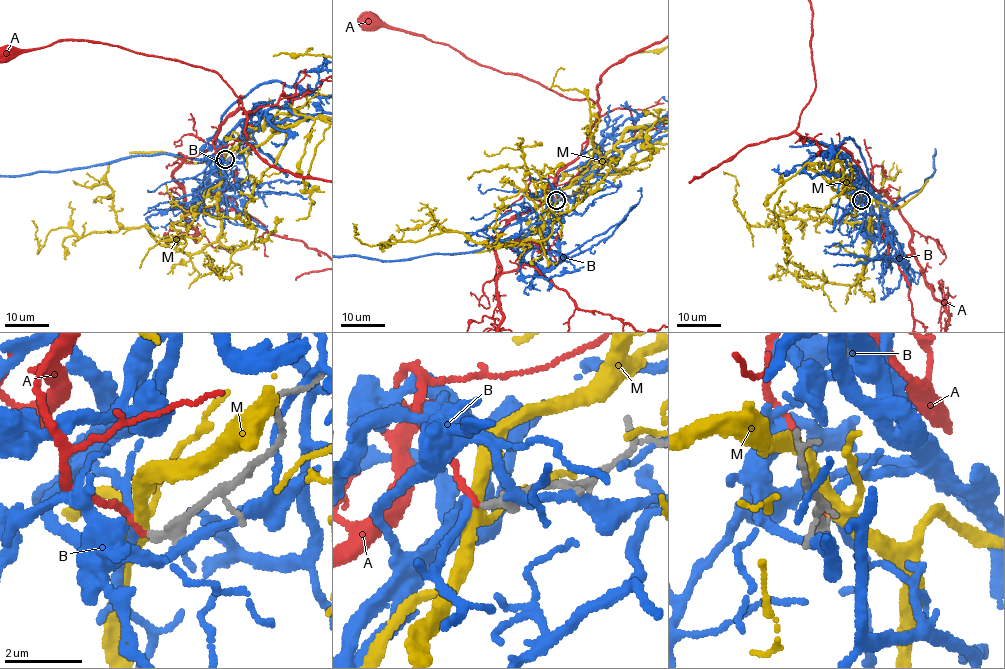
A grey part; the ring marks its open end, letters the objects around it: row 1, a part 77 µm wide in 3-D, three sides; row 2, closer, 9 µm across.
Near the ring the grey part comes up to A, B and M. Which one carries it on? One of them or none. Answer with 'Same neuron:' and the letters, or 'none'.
Same neuron: A

